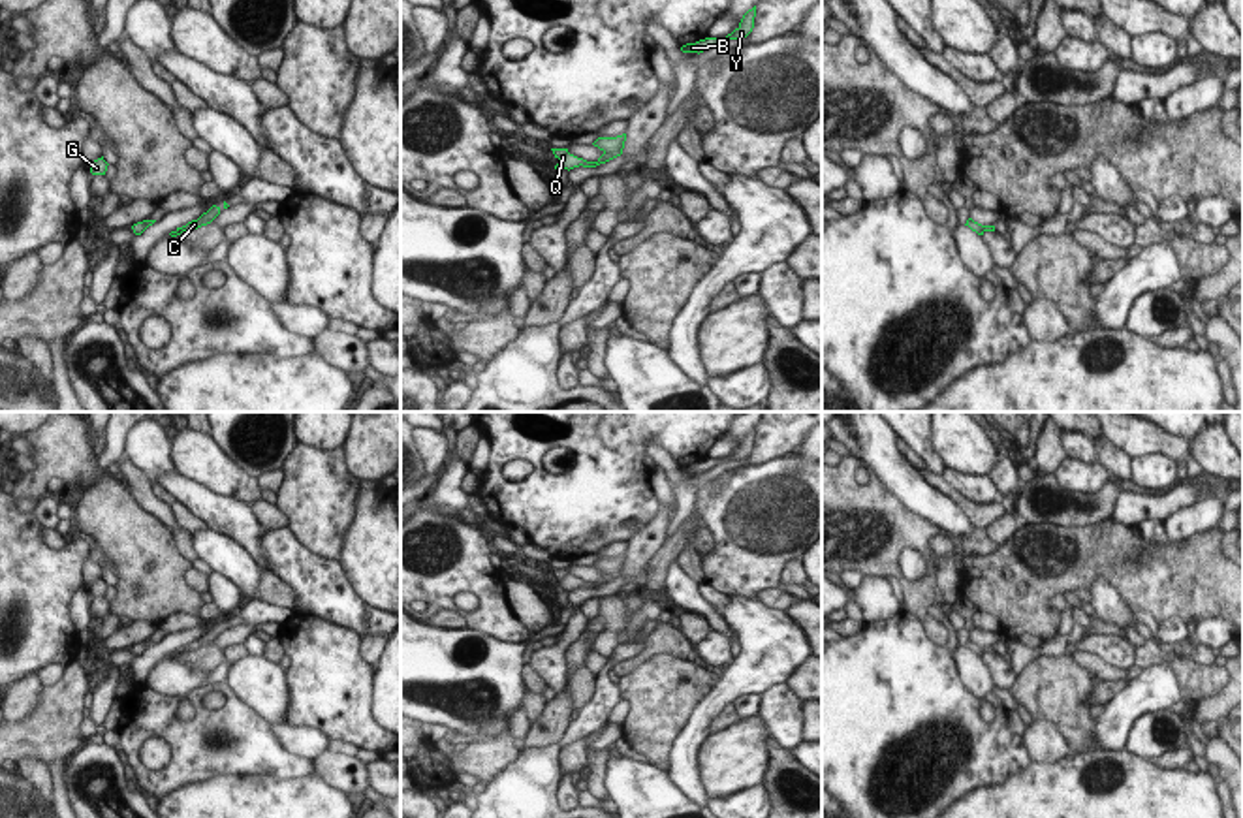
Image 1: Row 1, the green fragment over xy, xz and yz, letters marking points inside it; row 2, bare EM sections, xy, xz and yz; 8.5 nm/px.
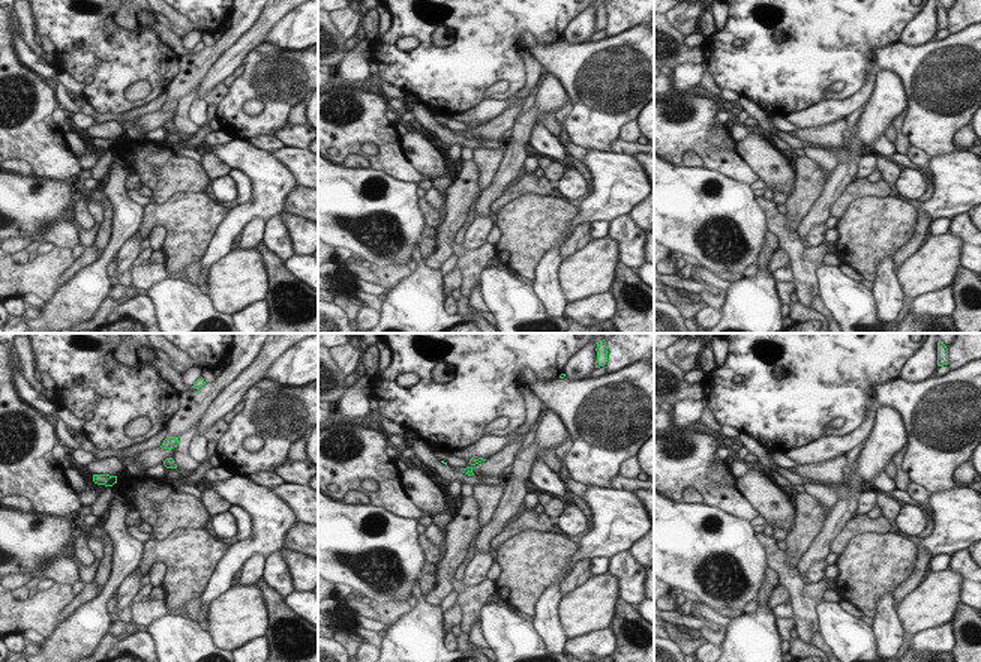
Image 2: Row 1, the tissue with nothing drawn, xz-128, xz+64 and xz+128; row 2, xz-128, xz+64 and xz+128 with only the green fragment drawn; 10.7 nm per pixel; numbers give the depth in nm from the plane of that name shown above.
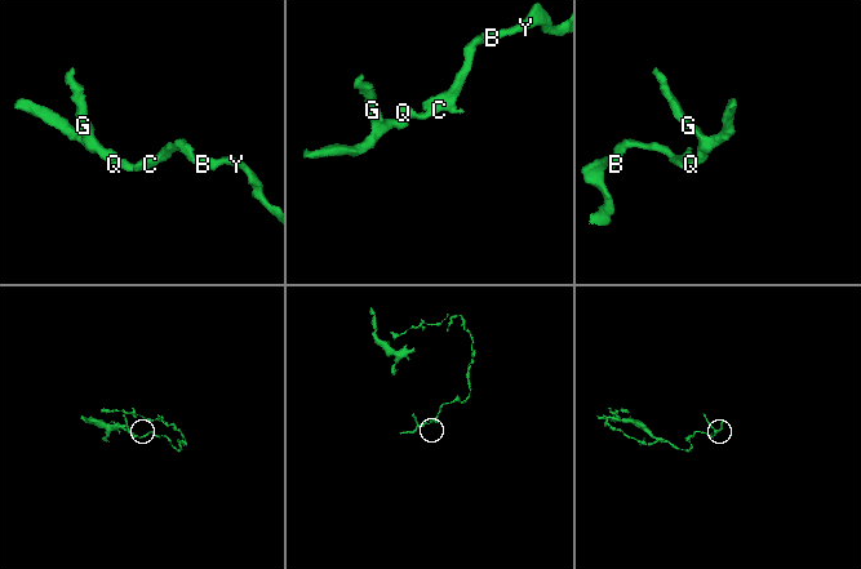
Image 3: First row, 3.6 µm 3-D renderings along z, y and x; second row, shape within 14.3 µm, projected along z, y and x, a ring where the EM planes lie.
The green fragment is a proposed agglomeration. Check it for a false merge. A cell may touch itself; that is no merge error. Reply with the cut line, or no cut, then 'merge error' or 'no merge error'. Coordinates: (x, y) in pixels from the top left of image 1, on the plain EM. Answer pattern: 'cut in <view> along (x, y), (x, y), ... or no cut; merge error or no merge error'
no cut; no merge error

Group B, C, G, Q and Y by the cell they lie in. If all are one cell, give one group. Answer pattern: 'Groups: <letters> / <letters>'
Groups: B C G Q Y

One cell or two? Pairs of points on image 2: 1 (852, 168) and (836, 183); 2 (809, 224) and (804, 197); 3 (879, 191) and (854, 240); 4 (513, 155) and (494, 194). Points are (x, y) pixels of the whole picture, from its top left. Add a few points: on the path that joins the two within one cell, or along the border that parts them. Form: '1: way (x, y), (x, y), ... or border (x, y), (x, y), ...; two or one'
1: way (848, 171), (840, 179); one
2: border (827, 185), (797, 230); two
3: border (888, 195), (860, 197), (845, 212); two
4: way (513, 164), (498, 185); one

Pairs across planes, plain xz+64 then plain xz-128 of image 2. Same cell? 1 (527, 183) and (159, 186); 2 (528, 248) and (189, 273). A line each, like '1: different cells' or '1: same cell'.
1: same cell
2: different cells

